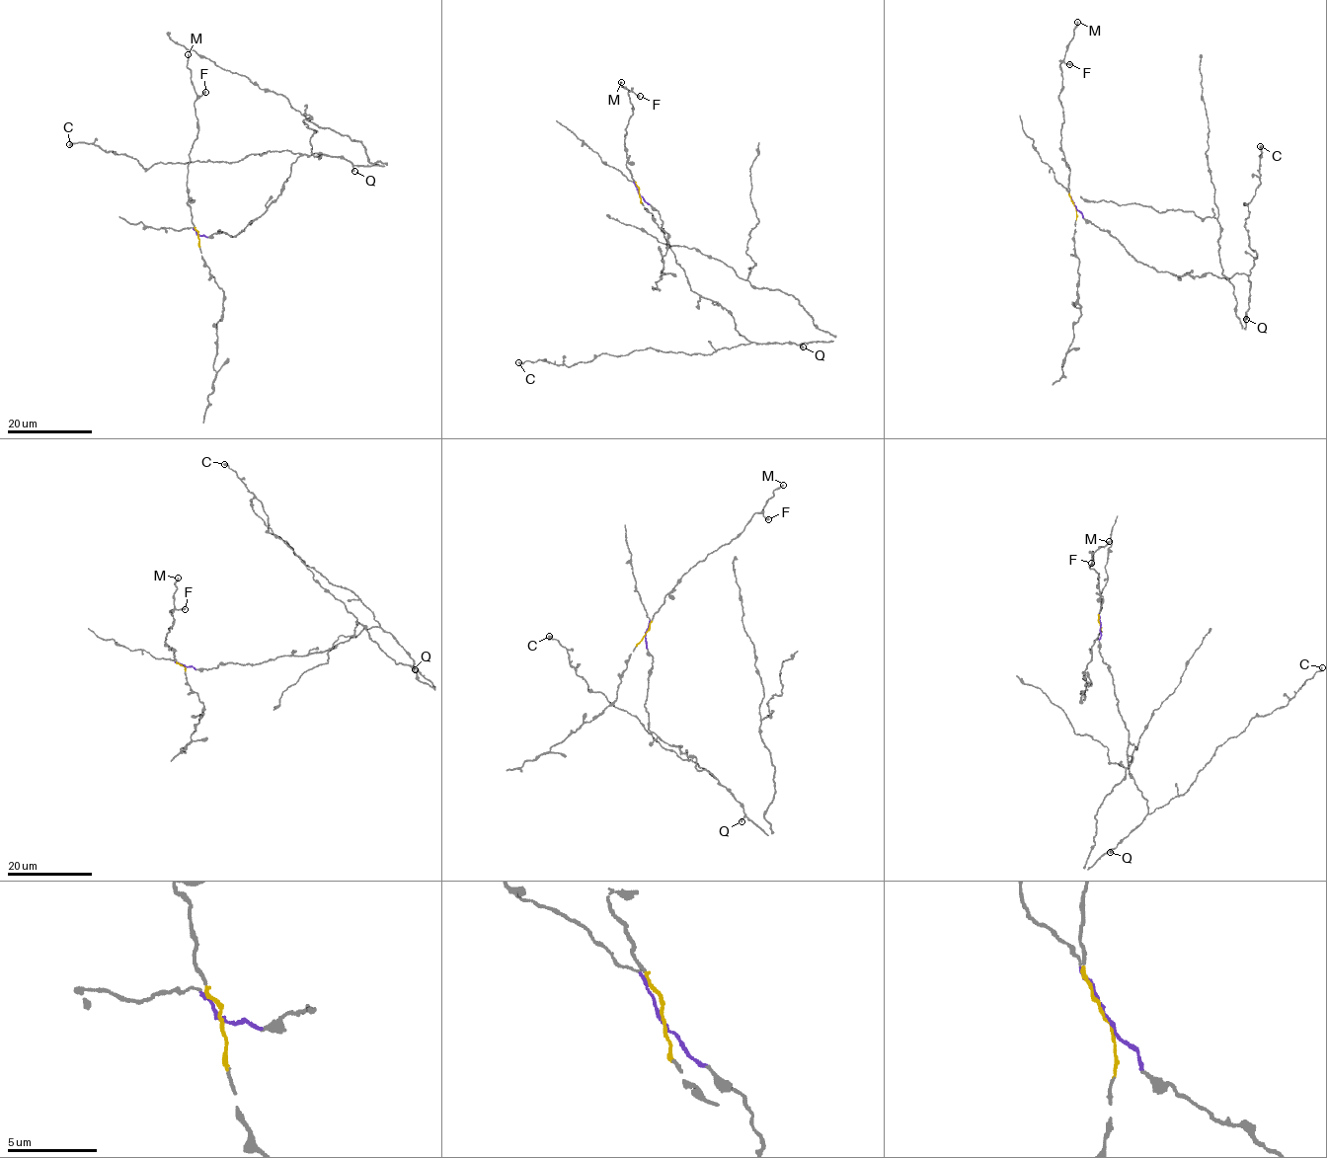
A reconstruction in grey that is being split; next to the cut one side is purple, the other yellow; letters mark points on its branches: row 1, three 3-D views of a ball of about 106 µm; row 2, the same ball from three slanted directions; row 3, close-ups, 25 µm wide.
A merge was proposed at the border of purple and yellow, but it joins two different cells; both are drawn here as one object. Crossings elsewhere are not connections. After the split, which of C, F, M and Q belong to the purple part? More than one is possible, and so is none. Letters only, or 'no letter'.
C, Q

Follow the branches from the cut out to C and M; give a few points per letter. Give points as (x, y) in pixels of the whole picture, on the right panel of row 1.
C: (1074, 206), (1158, 270), (1249, 274), (1257, 257), (1245, 203), (1261, 184), (1260, 146)
M: (1074, 206), (1068, 187), (1069, 171), (1060, 144), (1064, 121), (1059, 92), (1062, 87), (1059, 63), (1078, 22)

